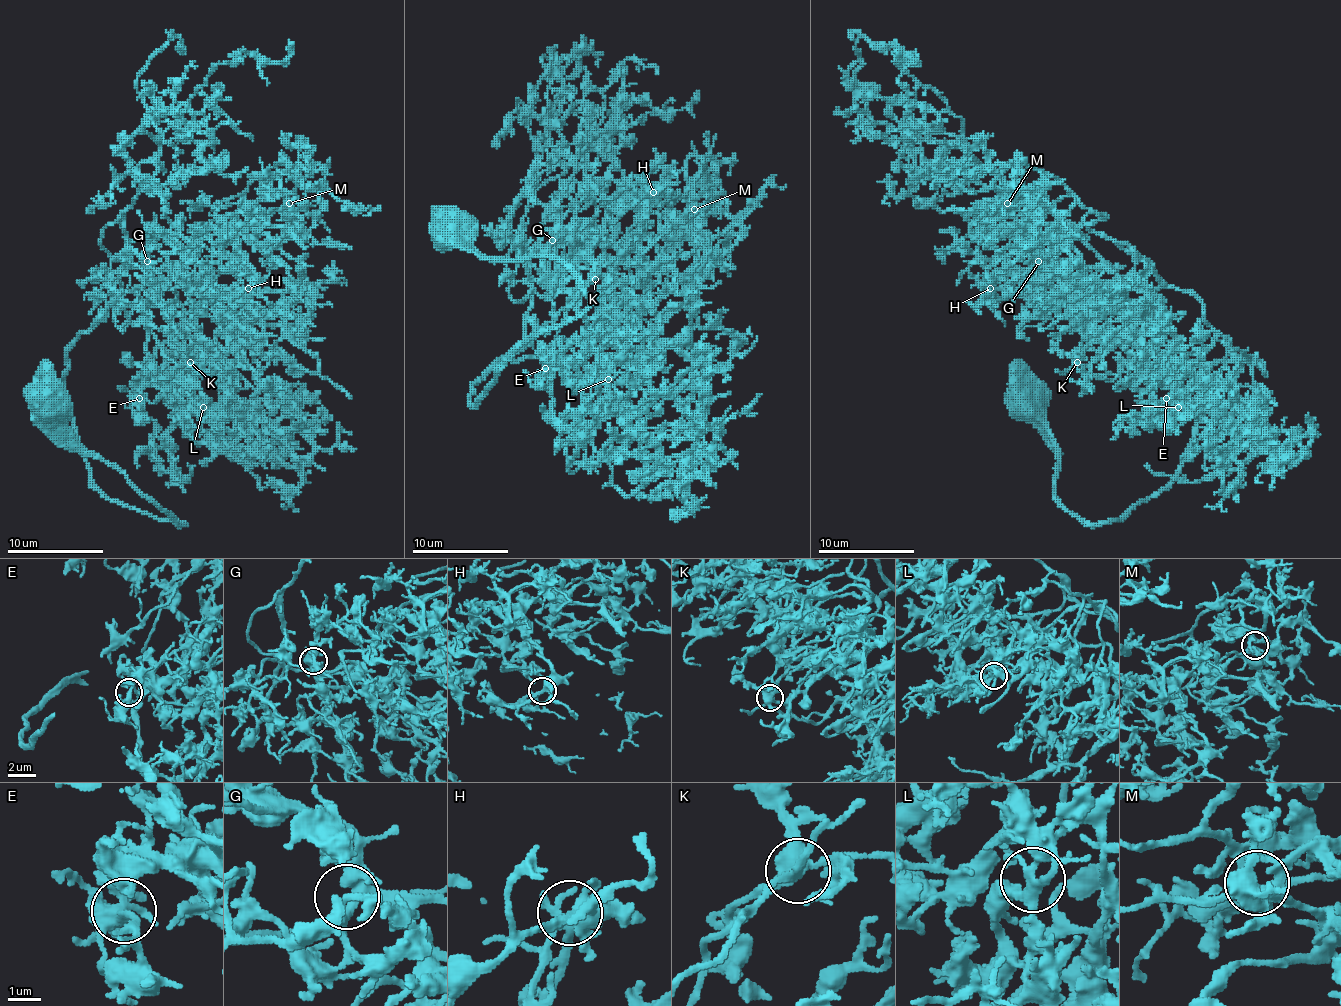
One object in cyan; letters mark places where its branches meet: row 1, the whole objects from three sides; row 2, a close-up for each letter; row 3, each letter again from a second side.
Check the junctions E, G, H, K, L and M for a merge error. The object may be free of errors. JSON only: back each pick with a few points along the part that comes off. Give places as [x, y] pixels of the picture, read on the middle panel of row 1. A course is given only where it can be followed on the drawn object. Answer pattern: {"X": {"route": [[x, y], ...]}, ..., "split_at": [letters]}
{"split_at": []}

